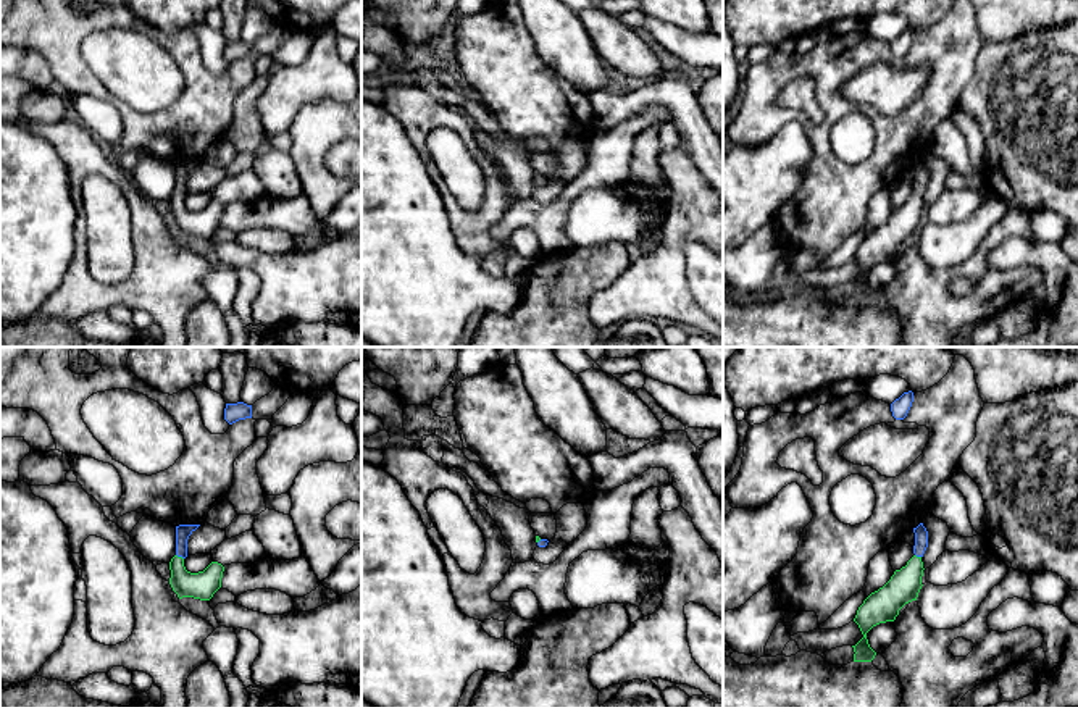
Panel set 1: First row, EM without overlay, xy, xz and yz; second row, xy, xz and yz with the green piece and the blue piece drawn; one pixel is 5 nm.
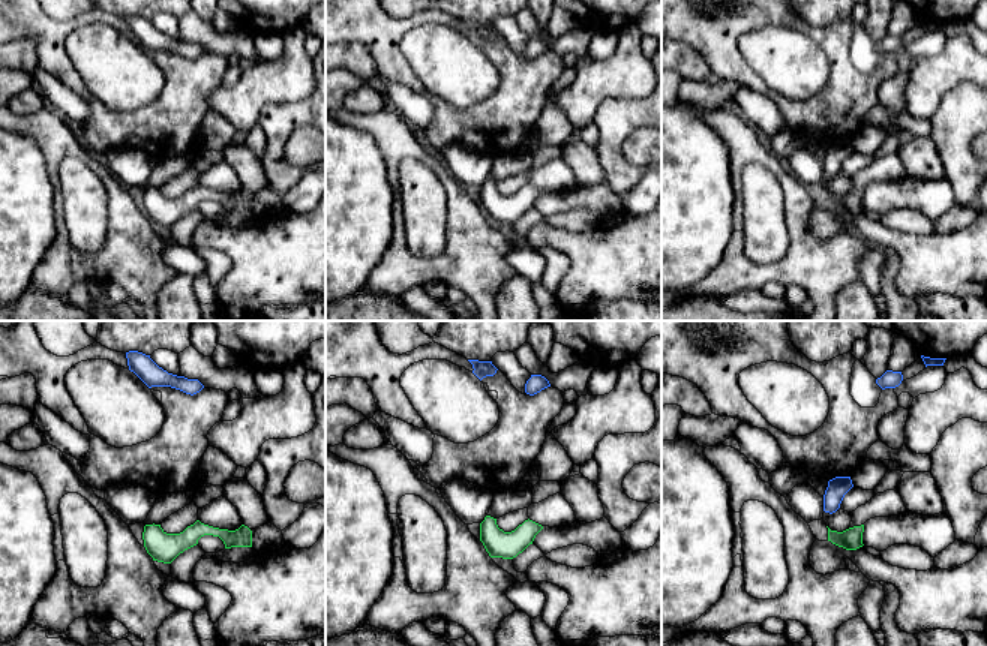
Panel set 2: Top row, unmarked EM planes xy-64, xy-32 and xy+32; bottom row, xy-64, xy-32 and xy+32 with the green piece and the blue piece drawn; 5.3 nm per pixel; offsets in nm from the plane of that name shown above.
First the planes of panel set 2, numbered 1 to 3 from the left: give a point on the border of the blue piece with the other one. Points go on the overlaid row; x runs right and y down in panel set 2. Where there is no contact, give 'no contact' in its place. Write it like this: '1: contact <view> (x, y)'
1: no contact
2: no contact
3: no contact

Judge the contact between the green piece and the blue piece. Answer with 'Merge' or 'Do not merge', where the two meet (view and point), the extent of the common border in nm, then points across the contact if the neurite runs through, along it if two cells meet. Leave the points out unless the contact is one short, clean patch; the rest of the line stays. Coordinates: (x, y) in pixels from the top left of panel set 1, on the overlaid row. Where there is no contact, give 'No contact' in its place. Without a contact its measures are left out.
Merge. Touches green at xy (179, 557). Shared border 50 nm. Path across: xy (202, 585), (179, 570), (179, 557), (183, 531)

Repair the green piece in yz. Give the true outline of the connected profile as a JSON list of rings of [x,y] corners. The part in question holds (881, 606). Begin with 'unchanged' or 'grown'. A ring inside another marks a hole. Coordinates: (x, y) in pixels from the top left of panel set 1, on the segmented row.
grown; [[[920,523],[917,528],[913,528],[913,533],[915,555],[905,567],[896,570],[883,588],[871,592],[857,610],[854,621],[859,625],[863,638],[852,646],[855,652],[854,662],[871,662],[876,652],[870,647],[867,633],[880,623],[894,621],[899,610],[918,597],[923,586],[921,576],[925,568],[921,557],[928,547],[928,531],[923,523]]]

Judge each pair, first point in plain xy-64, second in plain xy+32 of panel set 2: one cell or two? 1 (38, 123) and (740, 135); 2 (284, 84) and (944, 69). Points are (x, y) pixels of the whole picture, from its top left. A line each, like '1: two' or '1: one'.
1: one
2: one

